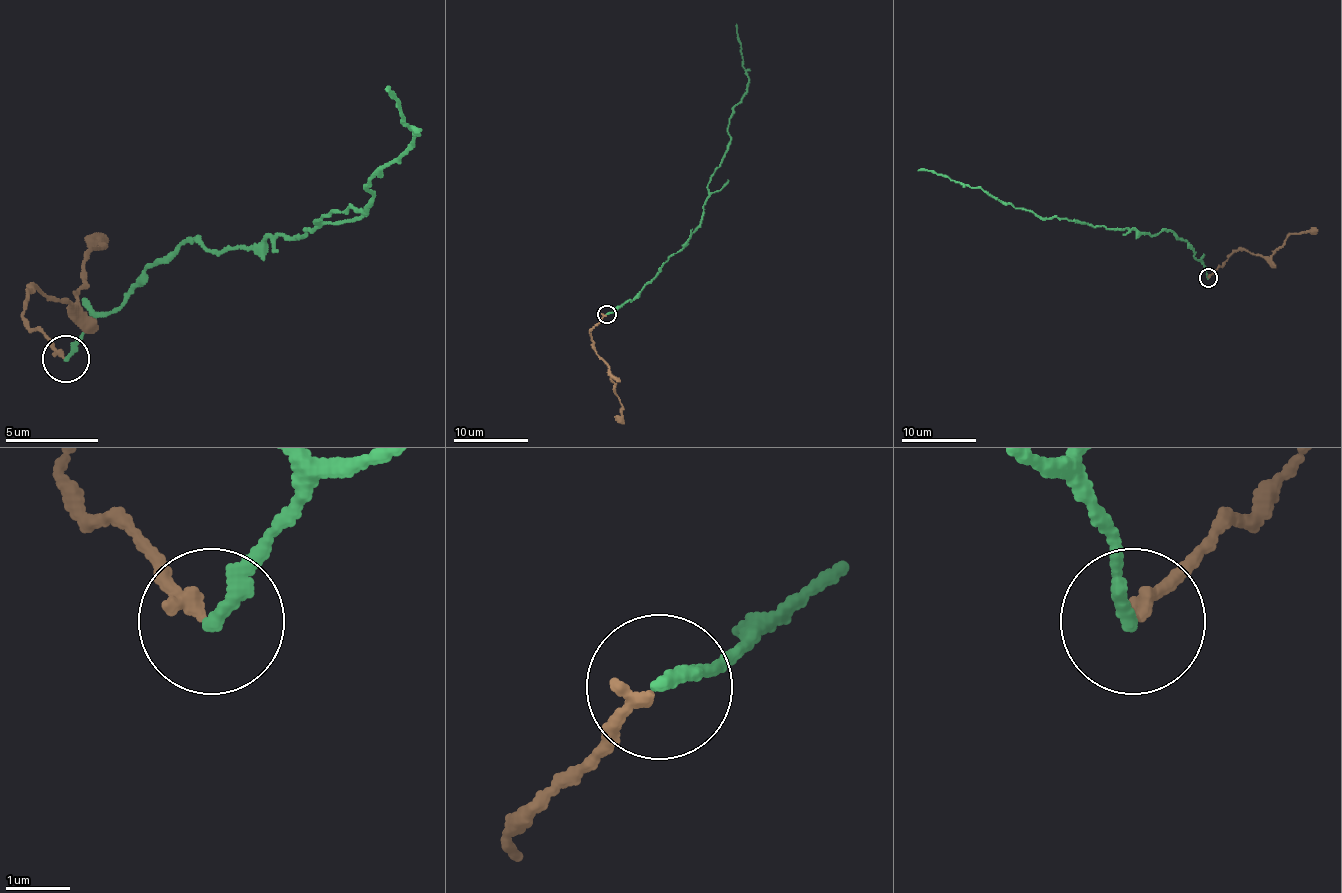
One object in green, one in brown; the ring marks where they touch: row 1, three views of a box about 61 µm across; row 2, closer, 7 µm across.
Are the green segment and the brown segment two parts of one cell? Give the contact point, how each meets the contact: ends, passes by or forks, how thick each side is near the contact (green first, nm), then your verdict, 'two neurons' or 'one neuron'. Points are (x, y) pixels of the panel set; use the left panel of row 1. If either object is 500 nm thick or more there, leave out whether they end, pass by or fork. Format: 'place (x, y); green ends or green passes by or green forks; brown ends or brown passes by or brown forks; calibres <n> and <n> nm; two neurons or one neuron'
place (66, 358); green ends; brown ends; calibres 220 and 190 nm; two neurons

